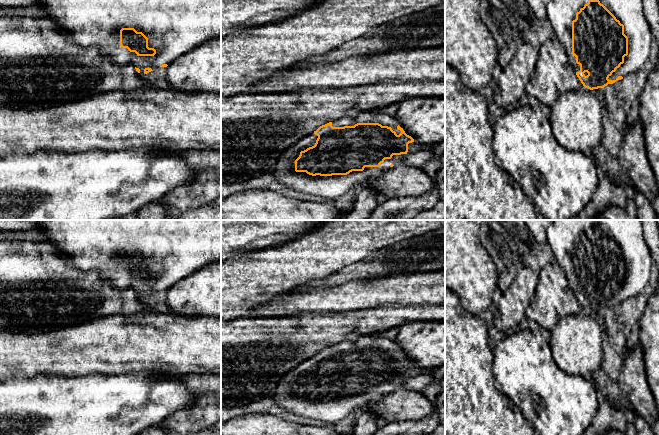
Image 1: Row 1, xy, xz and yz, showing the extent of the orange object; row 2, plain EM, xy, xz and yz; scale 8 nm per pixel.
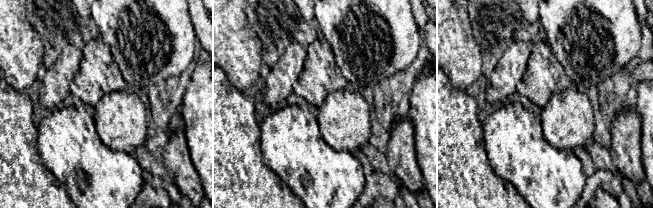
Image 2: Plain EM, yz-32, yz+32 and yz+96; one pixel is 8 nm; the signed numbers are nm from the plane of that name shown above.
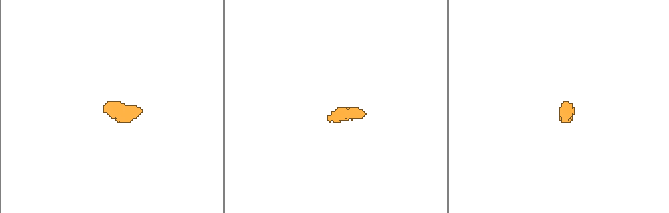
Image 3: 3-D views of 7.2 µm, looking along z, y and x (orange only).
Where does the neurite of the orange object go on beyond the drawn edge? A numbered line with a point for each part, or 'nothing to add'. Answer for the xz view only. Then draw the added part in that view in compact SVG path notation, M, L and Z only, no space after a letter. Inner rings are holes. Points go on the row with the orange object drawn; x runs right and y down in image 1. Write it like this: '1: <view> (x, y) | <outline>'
1: xz (331, 187) | M379 110L363 111L356 117L343 117L332 121L333 127L354 126L357 123L379 123L382 126L391 127L397 135L401 133L397 129L399 125L407 135L411 136L399 123L395 116L382 113ZM311 134L301 138L297 143L289 147L278 159L272 173L284 186L307 195L316 195L328 199L336 199L345 195L350 189L358 189L362 184L381 176L386 170L395 166L404 165L404 158L408 154L418 151L431 151L437 144L425 144L414 139L408 144L408 152L401 155L393 155L391 159L385 159L379 167L365 167L363 171L352 171L347 175L312 176L306 172L295 171L295 160L300 152L315 145L318 136Z

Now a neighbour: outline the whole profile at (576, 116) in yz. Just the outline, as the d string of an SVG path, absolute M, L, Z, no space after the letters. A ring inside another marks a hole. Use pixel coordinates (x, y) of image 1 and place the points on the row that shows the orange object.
M588 88L561 94L551 106L549 120L557 142L570 151L592 156L592 149L601 144L602 108Z

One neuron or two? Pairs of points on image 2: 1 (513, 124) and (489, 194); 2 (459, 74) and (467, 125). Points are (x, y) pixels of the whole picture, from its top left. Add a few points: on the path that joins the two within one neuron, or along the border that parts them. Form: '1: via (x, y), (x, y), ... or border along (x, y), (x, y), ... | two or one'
1: border along (485, 153), (491, 168), (515, 188) | two
2: border along (447, 75), (454, 86), (465, 91) | two

